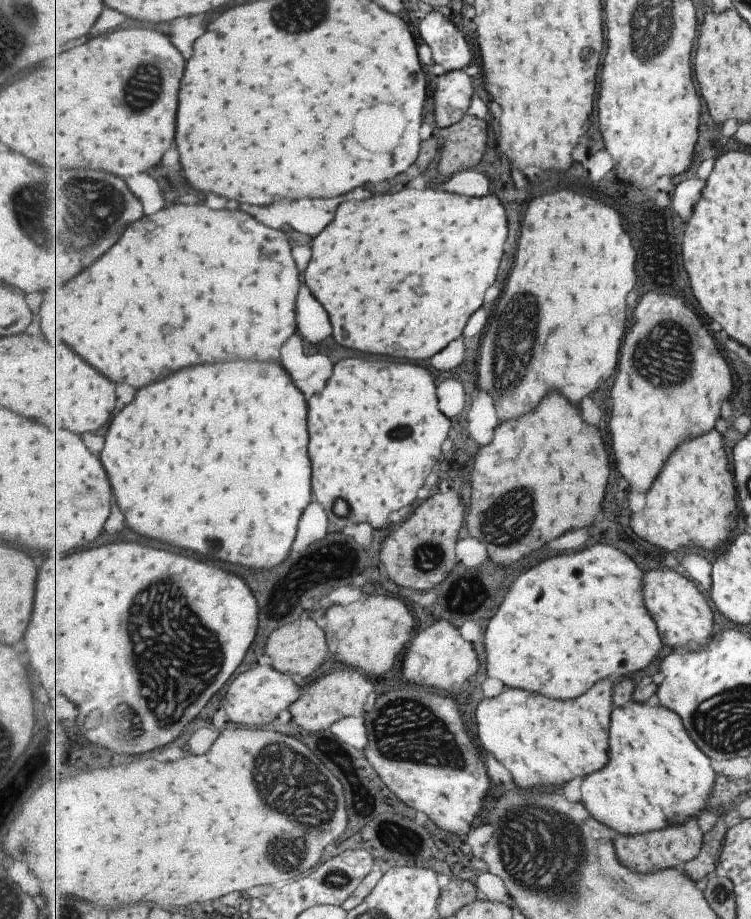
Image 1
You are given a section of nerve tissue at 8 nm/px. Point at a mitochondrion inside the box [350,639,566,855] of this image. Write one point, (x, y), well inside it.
(409, 730)

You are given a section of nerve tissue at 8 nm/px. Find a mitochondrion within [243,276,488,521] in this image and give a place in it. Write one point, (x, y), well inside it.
(401, 432)

